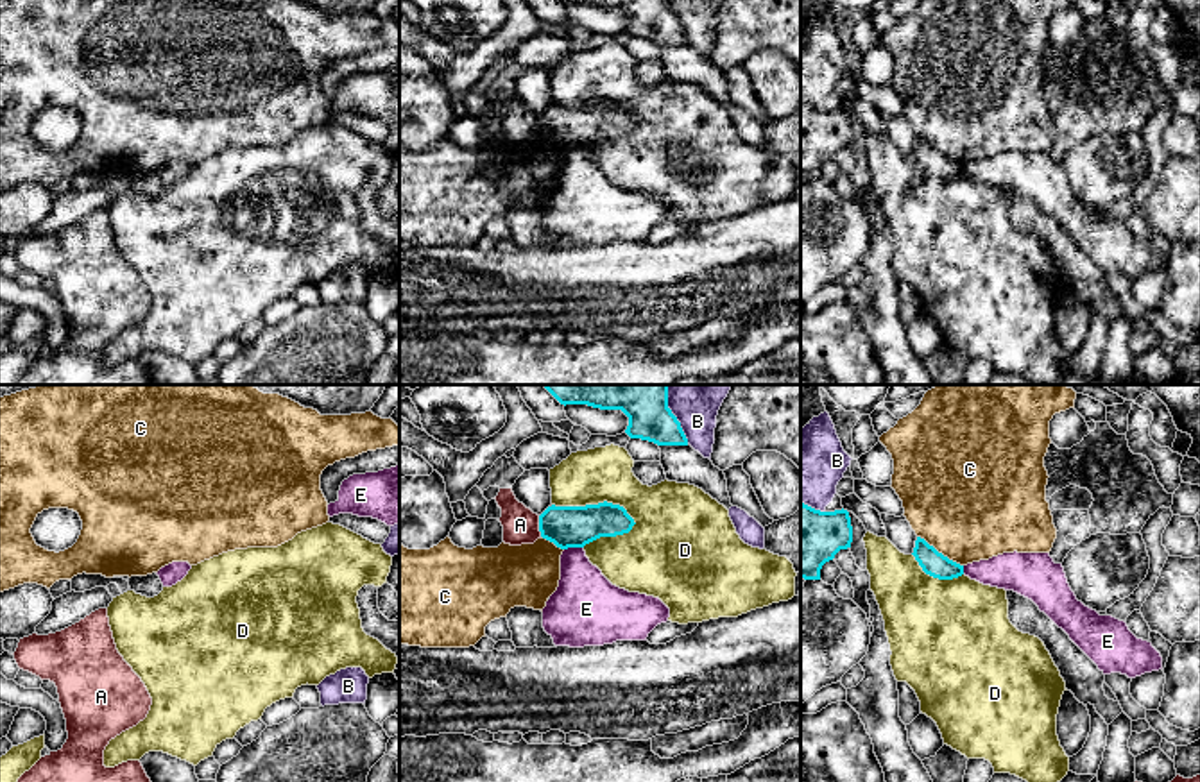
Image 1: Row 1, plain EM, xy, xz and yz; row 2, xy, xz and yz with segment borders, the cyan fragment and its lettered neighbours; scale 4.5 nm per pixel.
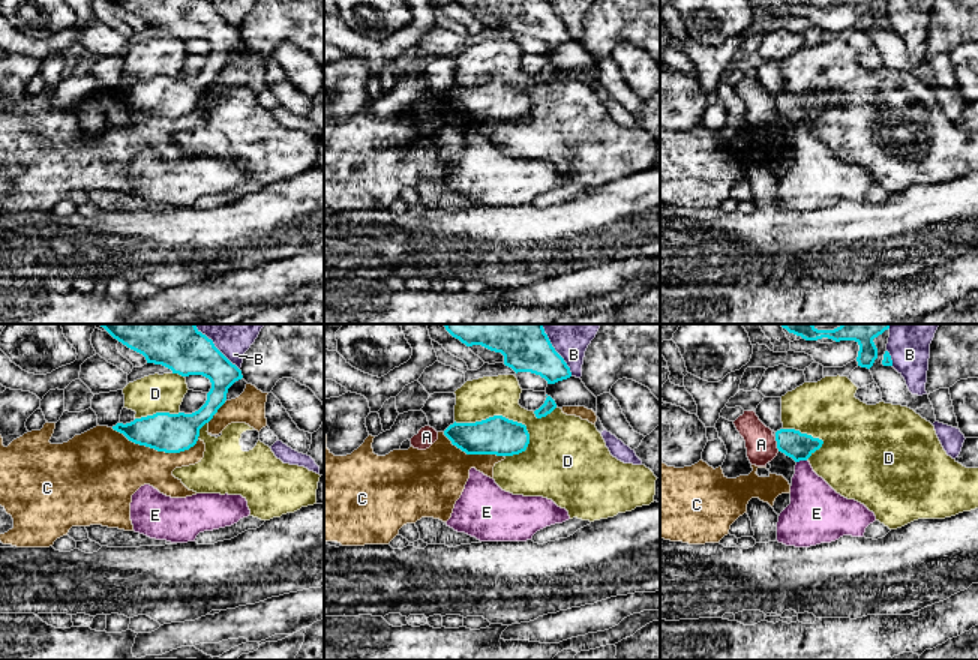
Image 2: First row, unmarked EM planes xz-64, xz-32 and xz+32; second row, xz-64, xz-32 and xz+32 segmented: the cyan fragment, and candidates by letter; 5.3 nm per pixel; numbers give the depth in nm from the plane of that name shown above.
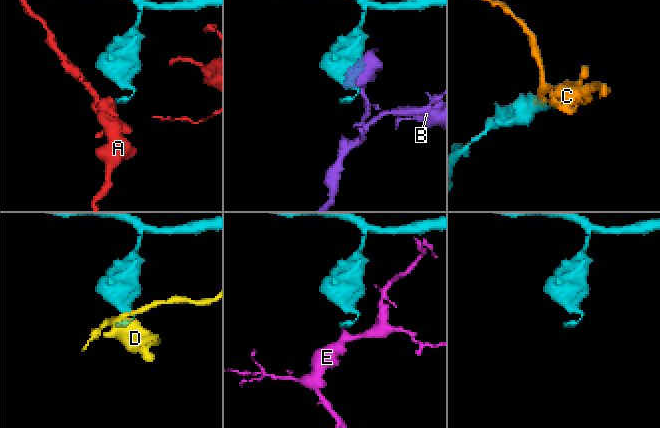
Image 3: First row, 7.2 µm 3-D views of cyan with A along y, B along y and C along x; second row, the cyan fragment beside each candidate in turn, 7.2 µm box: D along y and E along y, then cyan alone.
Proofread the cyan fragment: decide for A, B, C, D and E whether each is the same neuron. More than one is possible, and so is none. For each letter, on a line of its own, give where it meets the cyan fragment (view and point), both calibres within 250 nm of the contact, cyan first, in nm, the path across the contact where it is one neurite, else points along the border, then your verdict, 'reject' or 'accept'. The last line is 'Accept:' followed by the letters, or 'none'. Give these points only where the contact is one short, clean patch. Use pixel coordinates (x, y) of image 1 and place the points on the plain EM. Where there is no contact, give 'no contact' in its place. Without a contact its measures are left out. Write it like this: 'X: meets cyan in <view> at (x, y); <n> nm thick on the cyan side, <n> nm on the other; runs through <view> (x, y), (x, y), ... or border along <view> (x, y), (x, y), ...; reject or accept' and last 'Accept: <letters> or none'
A: meets cyan in xz at (540, 126); 190 nm thick on the cyan side, 160 nm on the other; reject
B: meets cyan in xz at (679, 22); 180 nm thick on the cyan side, 160 nm on the other; reject
C: meets cyan in yz at (941, 152); 110 nm thick on the cyan side, 480 nm on the other; reject
D: meets cyan in xz at (595, 104); 190 nm thick on the cyan side, 240 nm on the other; reject
E: meets cyan in xz at (574, 145); 190 nm thick on the cyan side, 280 nm on the other; border along xz (582, 145), (568, 145), (565, 149); reject
Accept: none

